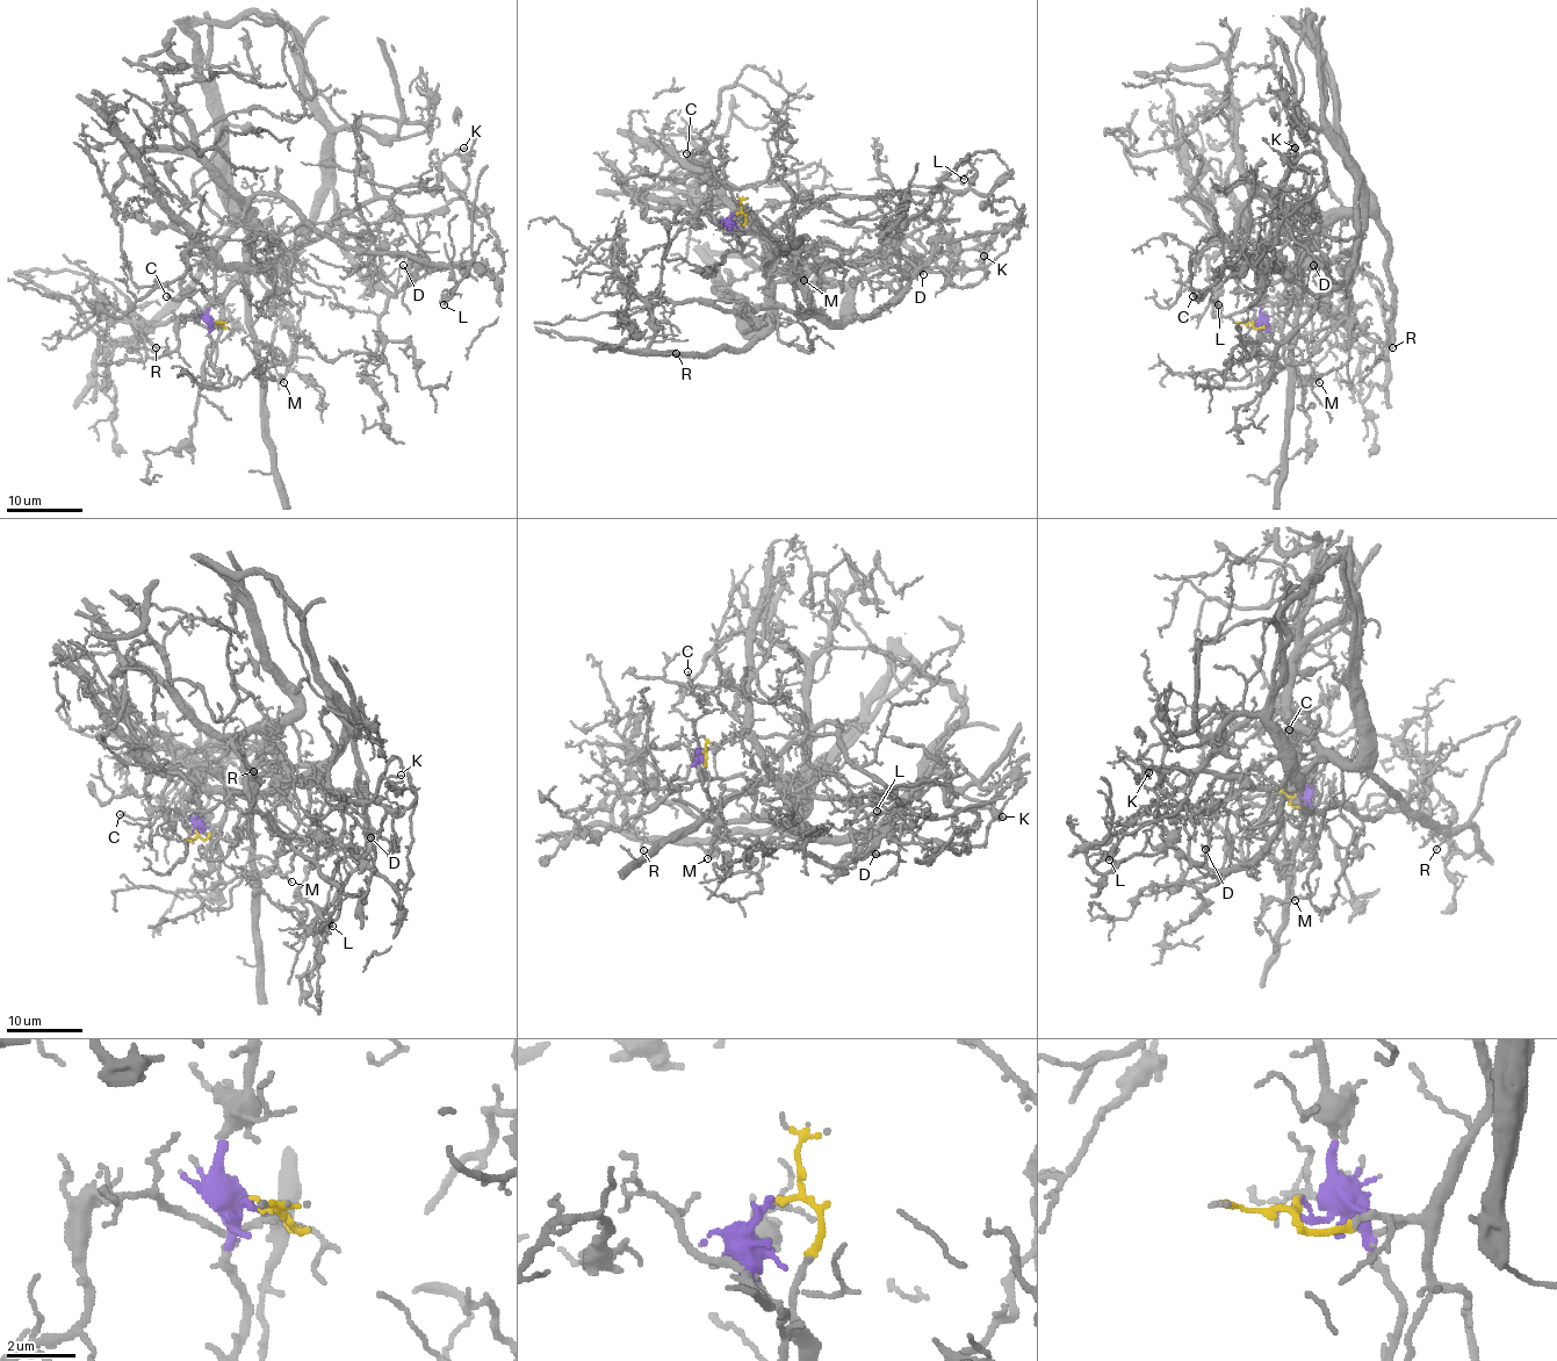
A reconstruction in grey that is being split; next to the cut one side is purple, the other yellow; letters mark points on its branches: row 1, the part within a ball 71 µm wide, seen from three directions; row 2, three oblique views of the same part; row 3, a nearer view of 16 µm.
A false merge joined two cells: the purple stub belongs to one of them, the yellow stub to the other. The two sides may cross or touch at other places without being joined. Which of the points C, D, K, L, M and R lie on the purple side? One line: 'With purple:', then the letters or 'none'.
With purple: D, M

